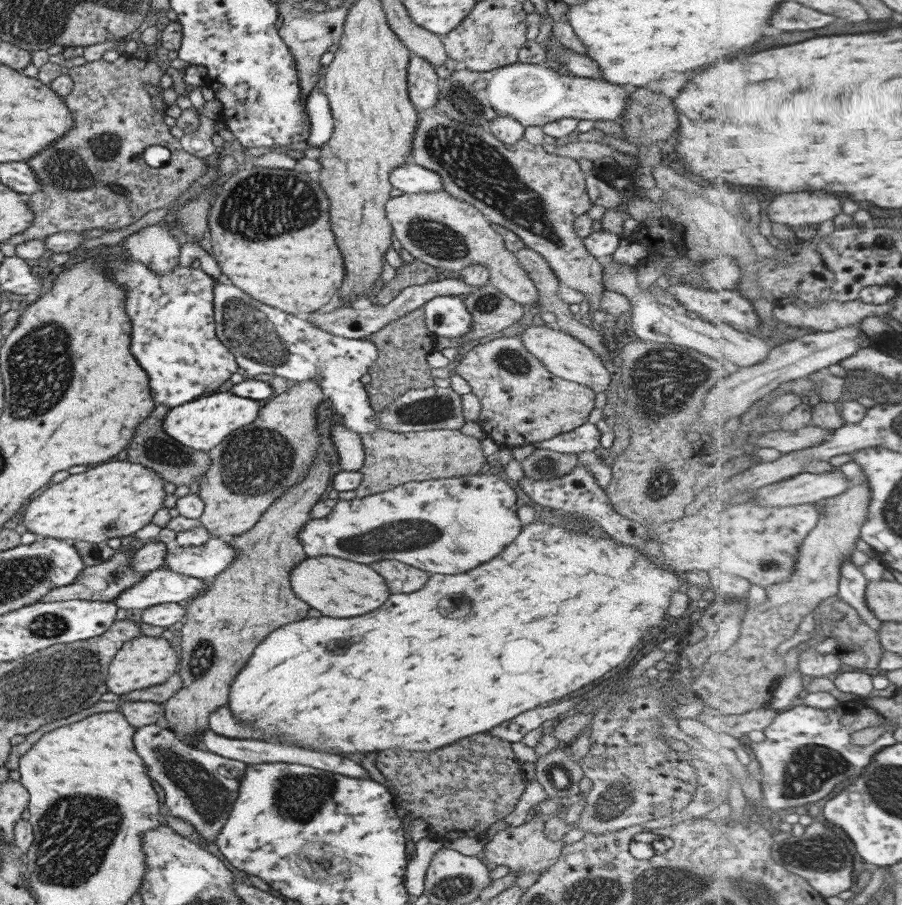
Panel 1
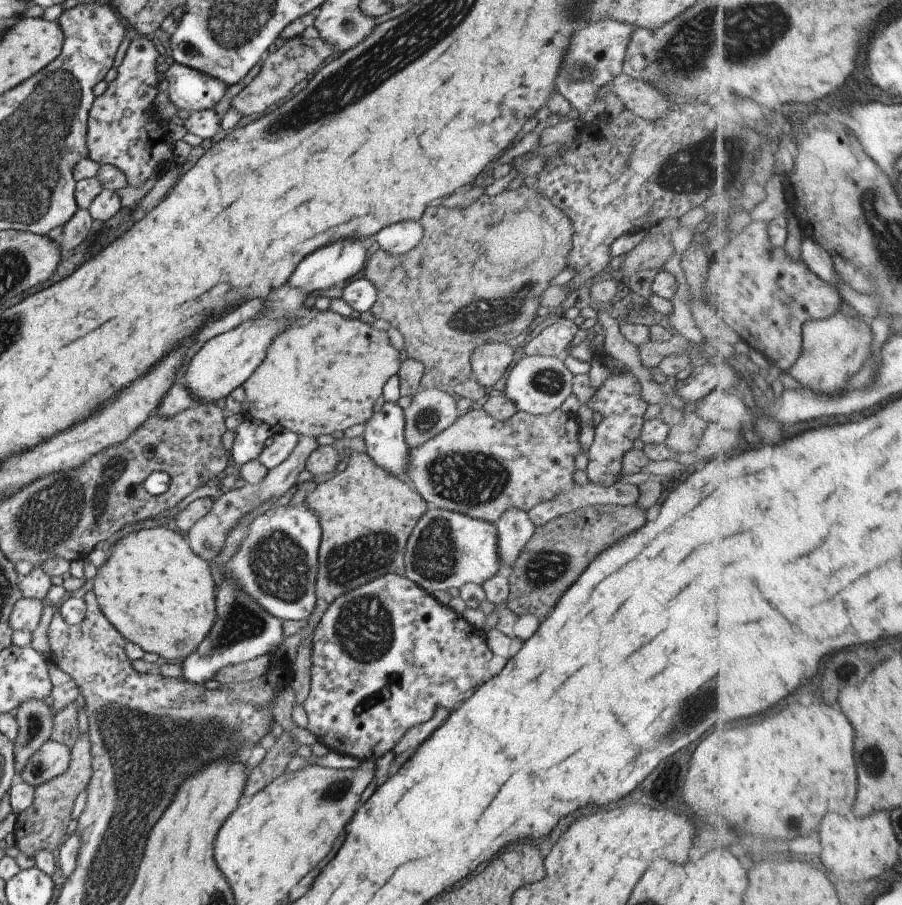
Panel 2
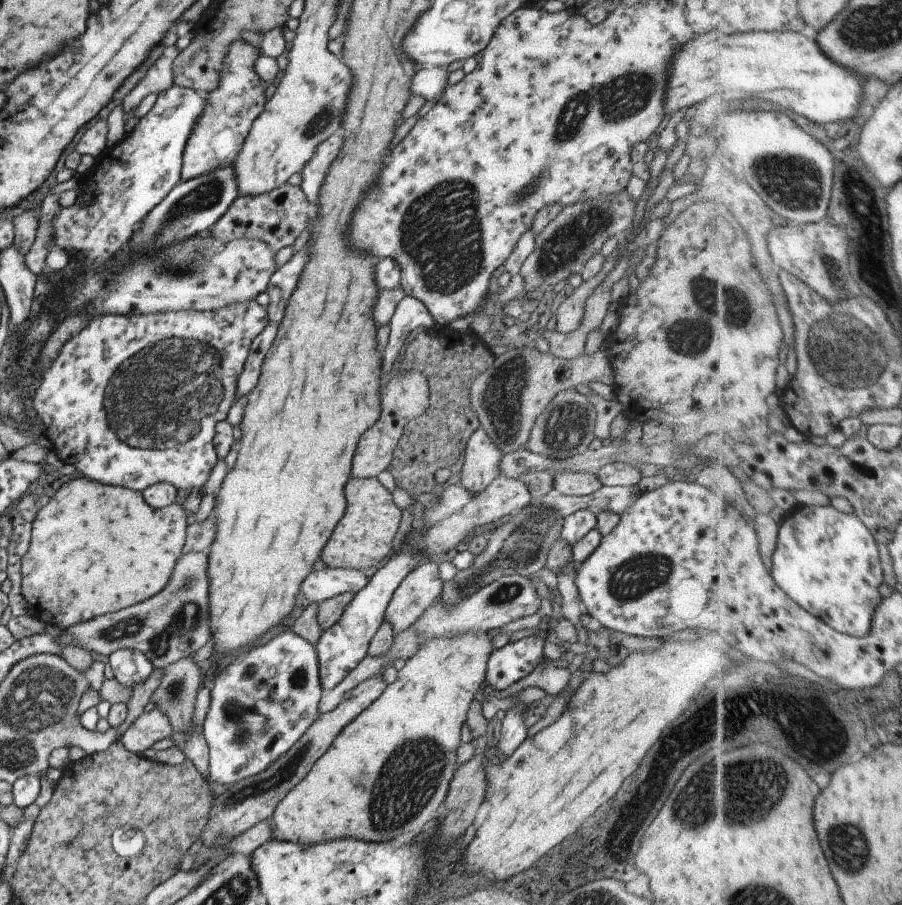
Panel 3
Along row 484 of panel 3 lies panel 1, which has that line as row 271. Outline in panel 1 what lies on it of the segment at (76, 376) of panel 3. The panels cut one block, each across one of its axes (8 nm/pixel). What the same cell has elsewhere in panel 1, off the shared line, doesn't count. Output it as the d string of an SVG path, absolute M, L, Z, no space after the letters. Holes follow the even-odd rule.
M130 256L116 257L108 260L104 276L116 282L126 290L126 310L132 318L132 356L140 362L140 366L148 372L150 392L154 402L164 406L183 406L186 402L196 401L206 396L206 392L214 392L218 386L228 384L234 372L240 372L234 355L228 347L220 342L215 332L214 312L214 279L200 268L192 266L178 267L166 275L152 273L140 260Z

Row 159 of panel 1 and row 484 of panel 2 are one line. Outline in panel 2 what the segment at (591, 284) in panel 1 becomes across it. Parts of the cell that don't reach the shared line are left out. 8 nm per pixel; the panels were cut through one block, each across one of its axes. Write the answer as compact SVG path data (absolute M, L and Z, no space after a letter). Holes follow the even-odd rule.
M484 409L470 410L464 415L460 414L450 428L424 442L420 448L410 449L410 468L406 472L408 482L413 484L427 504L496 524L508 508L528 512L539 503L554 500L560 494L567 495L574 490L577 483L574 479L575 458L584 452L578 440L578 421L576 414L561 409L545 415L517 410L502 422L492 418Z

